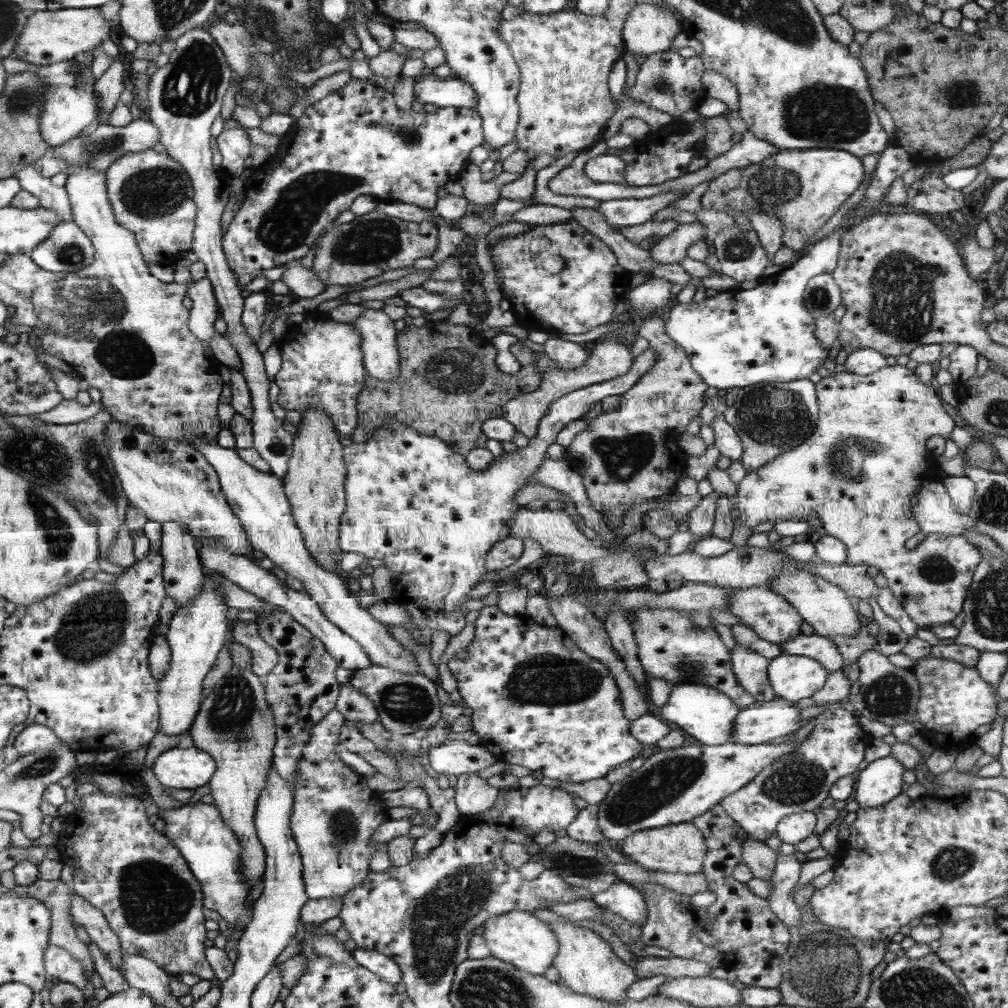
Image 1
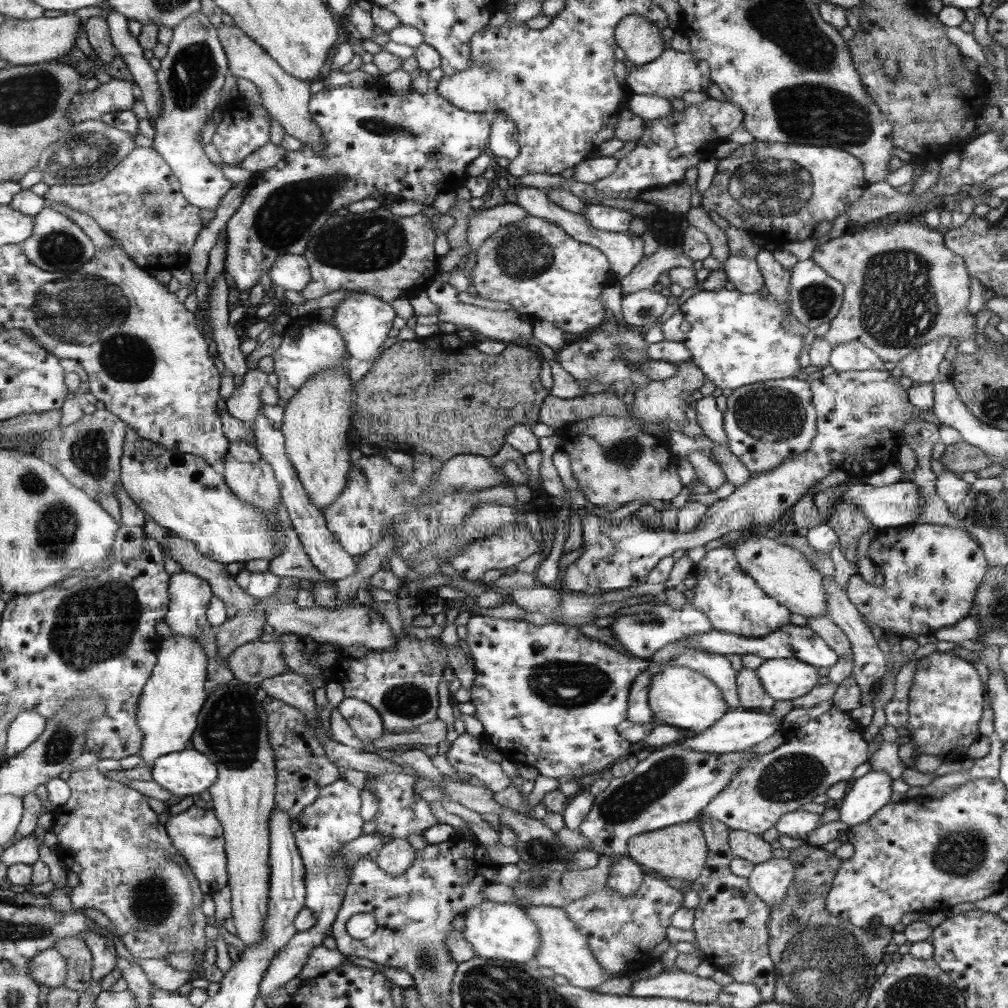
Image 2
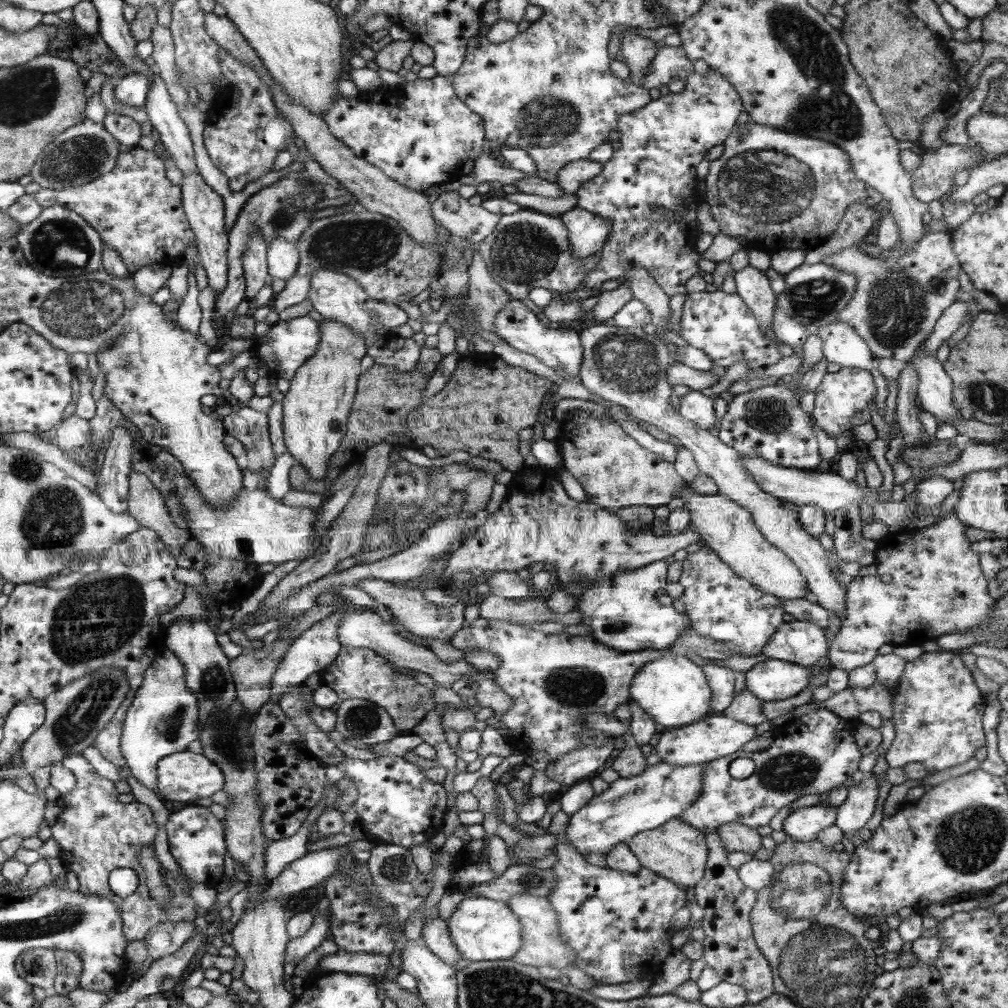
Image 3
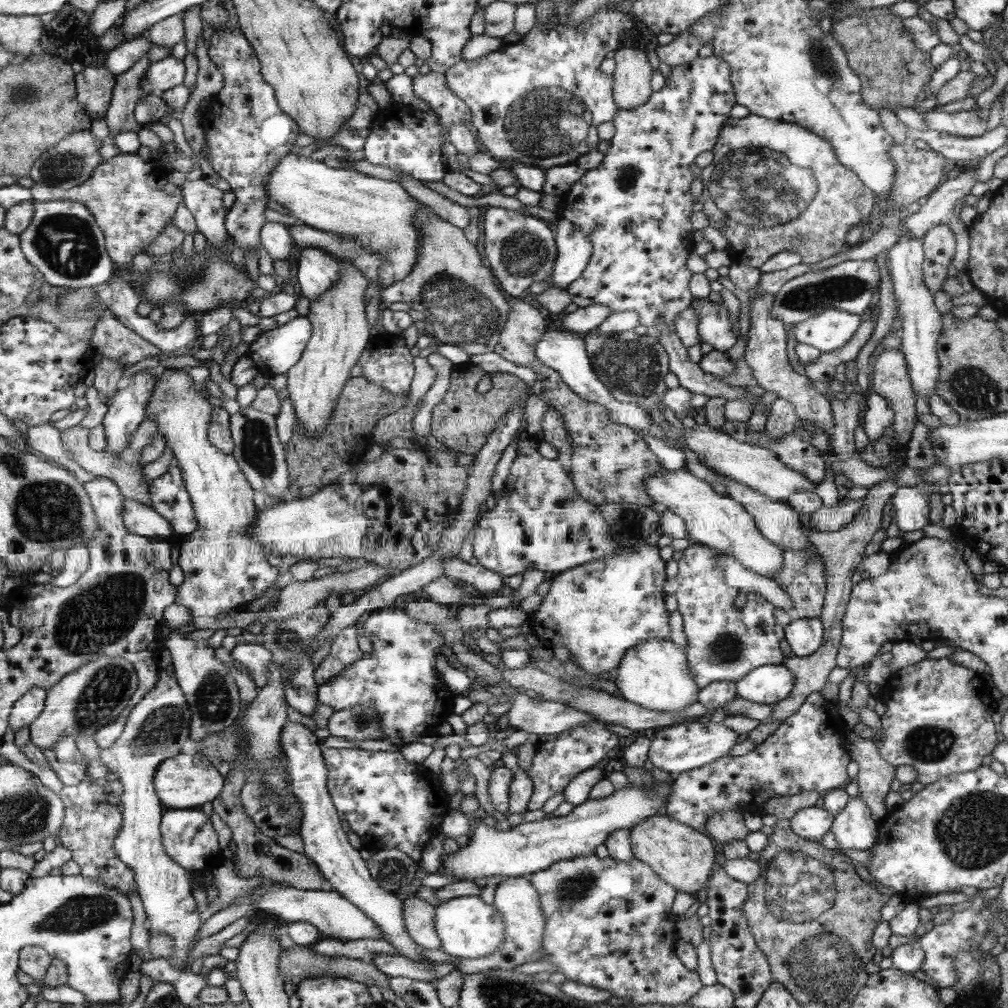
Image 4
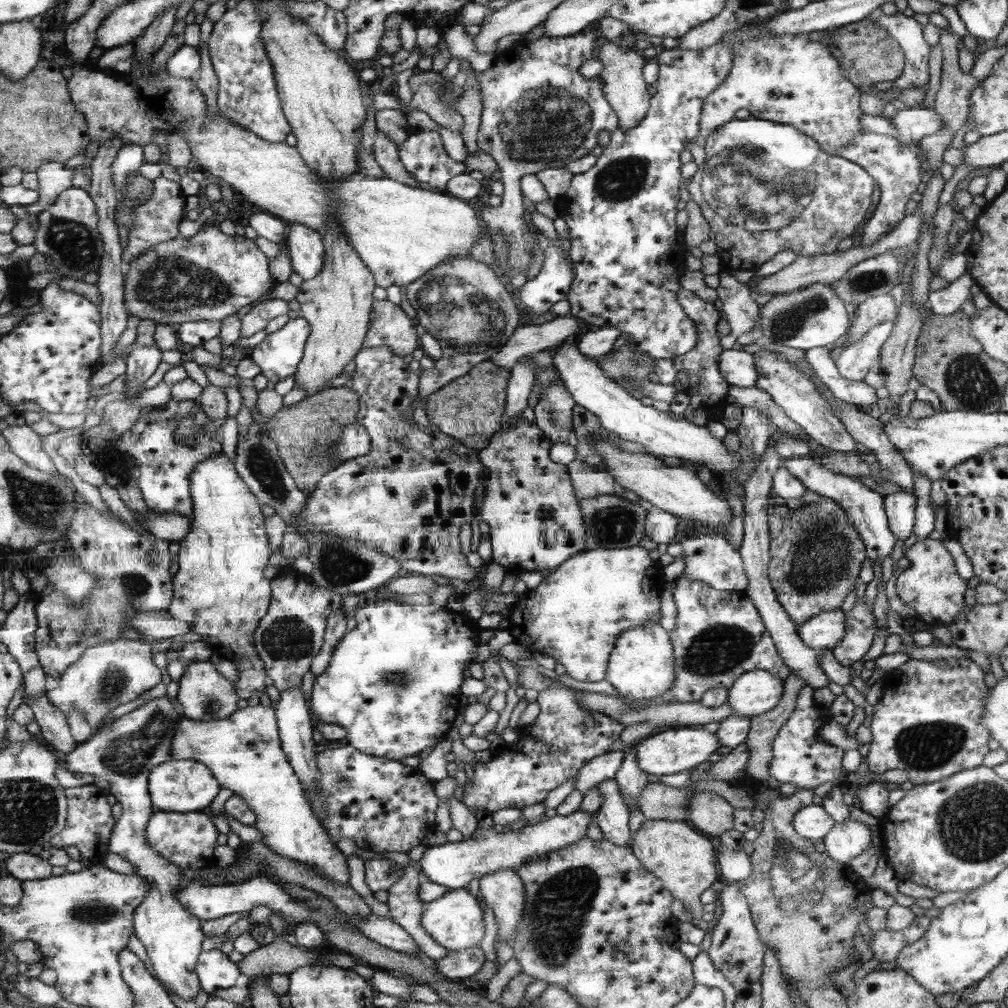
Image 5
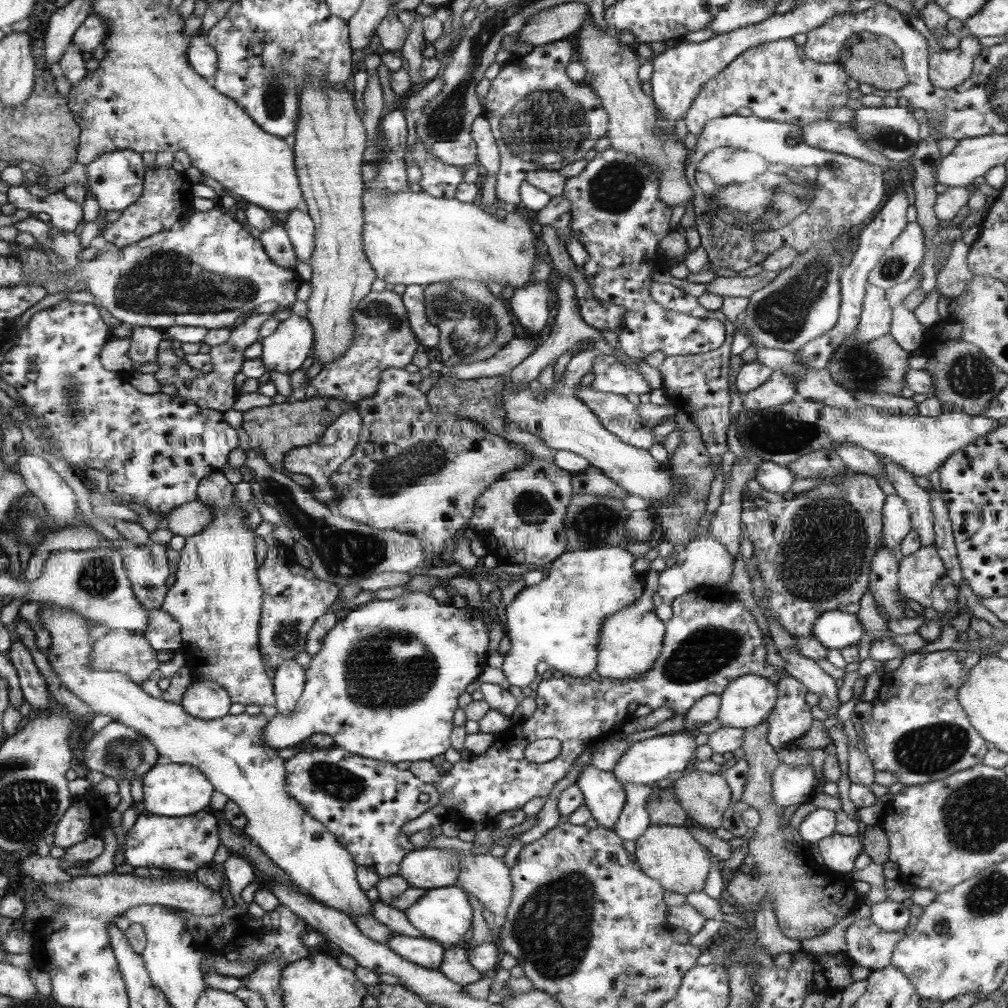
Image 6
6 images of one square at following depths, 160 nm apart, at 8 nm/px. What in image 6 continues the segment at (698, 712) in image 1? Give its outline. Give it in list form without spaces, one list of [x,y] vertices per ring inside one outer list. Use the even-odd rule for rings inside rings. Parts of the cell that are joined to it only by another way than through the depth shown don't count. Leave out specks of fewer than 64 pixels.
[[[650,570],[645,576],[645,594],[624,610],[606,617],[601,628],[597,672],[601,677],[616,680],[633,679],[648,672],[660,658],[665,640],[665,624],[655,613],[652,596],[658,590],[660,571]]]

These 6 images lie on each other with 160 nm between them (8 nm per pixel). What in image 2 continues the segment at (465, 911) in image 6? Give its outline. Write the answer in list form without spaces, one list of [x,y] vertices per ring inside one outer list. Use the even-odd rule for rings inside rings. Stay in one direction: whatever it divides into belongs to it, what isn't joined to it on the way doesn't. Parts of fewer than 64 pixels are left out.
[[[485,899],[463,917],[465,928],[462,934],[476,951],[476,956],[524,964],[531,964],[537,958],[541,948],[541,932],[522,907]]]

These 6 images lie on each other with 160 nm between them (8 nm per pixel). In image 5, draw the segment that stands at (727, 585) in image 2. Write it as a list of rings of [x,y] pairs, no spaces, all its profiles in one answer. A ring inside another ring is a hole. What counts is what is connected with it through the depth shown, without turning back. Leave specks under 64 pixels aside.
[[[678,577],[676,589],[672,593],[677,608],[676,627],[672,633],[675,652],[677,680],[673,687],[661,696],[662,703],[693,703],[704,698],[706,691],[724,687],[729,689],[739,676],[750,671],[768,671],[782,680],[790,674],[789,666],[784,662],[776,648],[774,639],[766,630],[759,610],[754,601],[743,592],[719,591],[700,580]]]

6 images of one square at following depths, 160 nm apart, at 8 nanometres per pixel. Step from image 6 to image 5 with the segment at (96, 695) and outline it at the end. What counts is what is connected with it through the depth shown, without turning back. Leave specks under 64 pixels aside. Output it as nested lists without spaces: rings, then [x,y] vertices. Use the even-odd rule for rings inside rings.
[[[247,705],[236,709],[229,718],[220,720],[192,720],[182,714],[181,722],[177,724],[177,731],[173,736],[172,758],[192,759],[205,764],[213,776],[220,782],[221,789],[228,789],[244,799],[256,816],[256,828],[264,835],[262,842],[280,856],[292,858],[296,862],[314,867],[322,876],[331,881],[346,884],[349,882],[349,858],[336,846],[335,840],[325,830],[320,818],[314,813],[313,806],[305,798],[301,778],[297,776],[293,765],[289,763],[287,753],[281,747],[280,727],[277,724],[275,708]]]

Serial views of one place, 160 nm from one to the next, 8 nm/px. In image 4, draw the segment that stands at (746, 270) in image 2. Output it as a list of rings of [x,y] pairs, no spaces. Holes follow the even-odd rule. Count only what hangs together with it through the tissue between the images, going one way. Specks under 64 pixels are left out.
[[[758,288],[758,296],[752,300],[752,310],[750,310],[750,331],[748,343],[744,357],[742,358],[750,368],[752,368],[752,376],[754,383],[768,392],[777,392],[778,397],[786,399],[794,405],[797,412],[797,417],[800,420],[809,420],[821,428],[822,432],[827,433],[829,428],[834,426],[833,412],[829,400],[820,393],[817,389],[810,387],[812,380],[805,375],[794,372],[790,365],[787,353],[787,337],[786,325],[780,320],[772,318],[772,304],[775,298],[770,292],[766,292]]]

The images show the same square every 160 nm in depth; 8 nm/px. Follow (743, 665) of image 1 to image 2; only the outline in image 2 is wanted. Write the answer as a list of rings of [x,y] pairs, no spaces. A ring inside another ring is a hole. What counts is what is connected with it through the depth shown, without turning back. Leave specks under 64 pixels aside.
[[[742,667],[737,681],[740,707],[754,712],[772,712],[775,700],[766,692],[754,669]]]

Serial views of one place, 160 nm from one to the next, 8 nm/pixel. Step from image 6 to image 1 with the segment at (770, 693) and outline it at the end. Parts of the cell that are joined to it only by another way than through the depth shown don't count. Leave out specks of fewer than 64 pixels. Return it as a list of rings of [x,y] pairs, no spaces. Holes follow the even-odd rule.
[[[788,653],[770,659],[767,666],[776,696],[793,703],[816,694],[825,685],[829,673],[817,660]]]

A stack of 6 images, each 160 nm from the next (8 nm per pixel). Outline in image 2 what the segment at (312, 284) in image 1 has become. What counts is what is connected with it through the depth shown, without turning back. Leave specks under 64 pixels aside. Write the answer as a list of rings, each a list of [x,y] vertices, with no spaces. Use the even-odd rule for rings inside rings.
[[[285,254],[274,263],[269,277],[276,286],[283,286],[285,290],[303,292],[309,285],[311,272],[303,255]]]

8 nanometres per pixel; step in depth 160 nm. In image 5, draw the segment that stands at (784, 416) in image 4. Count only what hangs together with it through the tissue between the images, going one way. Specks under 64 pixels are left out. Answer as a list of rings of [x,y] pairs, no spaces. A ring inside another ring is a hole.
[[[767,444],[766,452],[762,454],[757,469],[753,470],[753,473],[750,474],[744,483],[744,490],[741,493],[744,502],[743,510],[745,511],[743,516],[744,535],[741,547],[737,550],[742,557],[745,573],[748,576],[748,589],[744,590],[743,593],[754,601],[766,630],[771,634],[780,656],[790,670],[798,673],[799,677],[804,679],[813,689],[818,689],[827,686],[830,682],[827,674],[819,666],[818,652],[808,648],[799,639],[798,626],[780,604],[768,577],[771,559],[771,554],[769,553],[771,538],[769,535],[770,515],[768,514],[768,506],[770,506],[770,500],[775,497],[772,490],[773,474],[783,466],[784,461],[778,455],[778,452],[774,452],[774,446]]]

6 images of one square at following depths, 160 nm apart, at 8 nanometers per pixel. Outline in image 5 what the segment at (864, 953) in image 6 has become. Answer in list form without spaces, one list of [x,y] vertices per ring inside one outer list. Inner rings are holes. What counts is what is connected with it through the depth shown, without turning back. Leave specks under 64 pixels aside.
[[[918,911],[914,923],[901,932],[884,930],[873,933],[874,941],[868,943],[874,954],[873,958],[880,960],[885,966],[892,965],[898,953],[905,946],[914,944],[924,936],[924,933],[928,930],[928,925],[930,925],[930,920],[928,916],[924,916]]]

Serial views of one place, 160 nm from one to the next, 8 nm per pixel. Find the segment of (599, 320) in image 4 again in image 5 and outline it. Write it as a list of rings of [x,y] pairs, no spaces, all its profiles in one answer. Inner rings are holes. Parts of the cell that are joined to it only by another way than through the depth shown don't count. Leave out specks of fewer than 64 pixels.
[[[571,315],[556,316],[540,325],[521,324],[498,354],[491,357],[491,361],[500,368],[510,370],[518,364],[518,358],[522,355],[535,355],[548,350],[572,335],[580,335],[584,326],[582,319]]]

